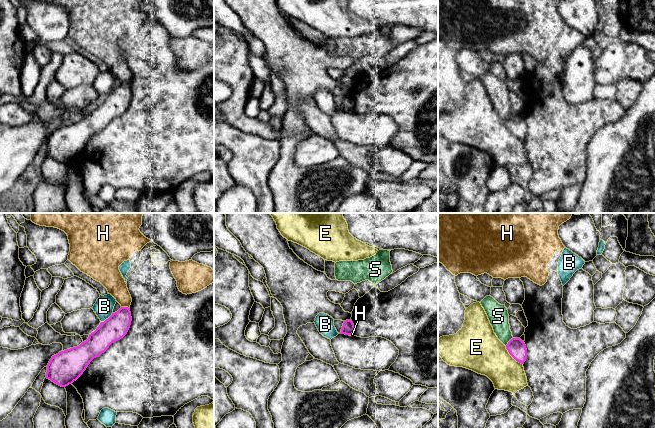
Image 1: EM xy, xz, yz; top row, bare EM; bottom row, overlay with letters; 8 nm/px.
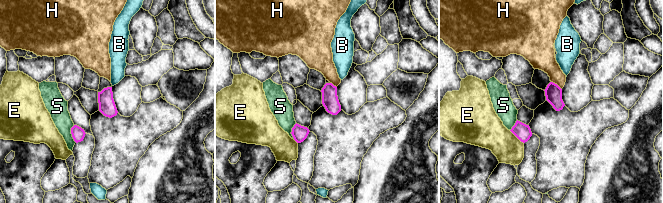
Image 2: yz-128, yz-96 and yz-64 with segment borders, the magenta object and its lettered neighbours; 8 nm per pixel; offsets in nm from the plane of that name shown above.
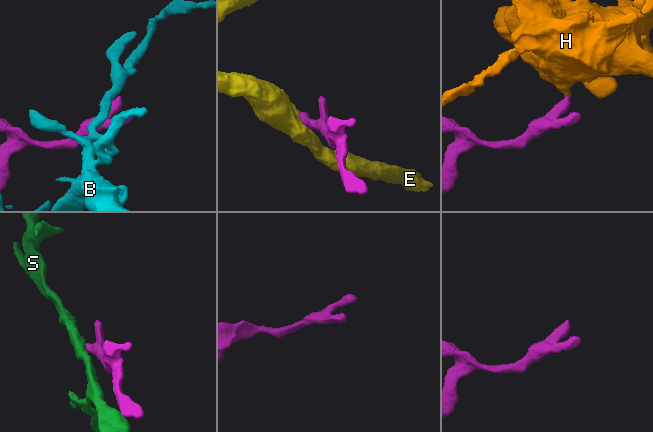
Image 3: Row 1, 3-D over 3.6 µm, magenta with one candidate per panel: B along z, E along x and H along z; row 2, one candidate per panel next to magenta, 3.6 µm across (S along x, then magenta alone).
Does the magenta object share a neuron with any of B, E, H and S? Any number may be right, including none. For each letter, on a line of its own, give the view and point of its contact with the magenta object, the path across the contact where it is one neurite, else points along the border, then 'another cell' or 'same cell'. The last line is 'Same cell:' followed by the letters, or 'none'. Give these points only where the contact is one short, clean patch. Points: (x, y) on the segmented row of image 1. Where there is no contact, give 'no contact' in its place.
B: contact xy (108, 318); another cell
E: contact yz (512, 356); another cell
H: contact xy (125, 307); border xy (121, 306), (129, 308); another cell
S: contact yz (509, 341); another cell
Same cell: none

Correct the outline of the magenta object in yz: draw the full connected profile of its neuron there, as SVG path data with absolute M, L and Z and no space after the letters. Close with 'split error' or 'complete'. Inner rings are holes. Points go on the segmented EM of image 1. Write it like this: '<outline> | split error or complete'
M512 338L506 345L509 354L519 363L524 364L527 358L527 349L520 338Z | complete

